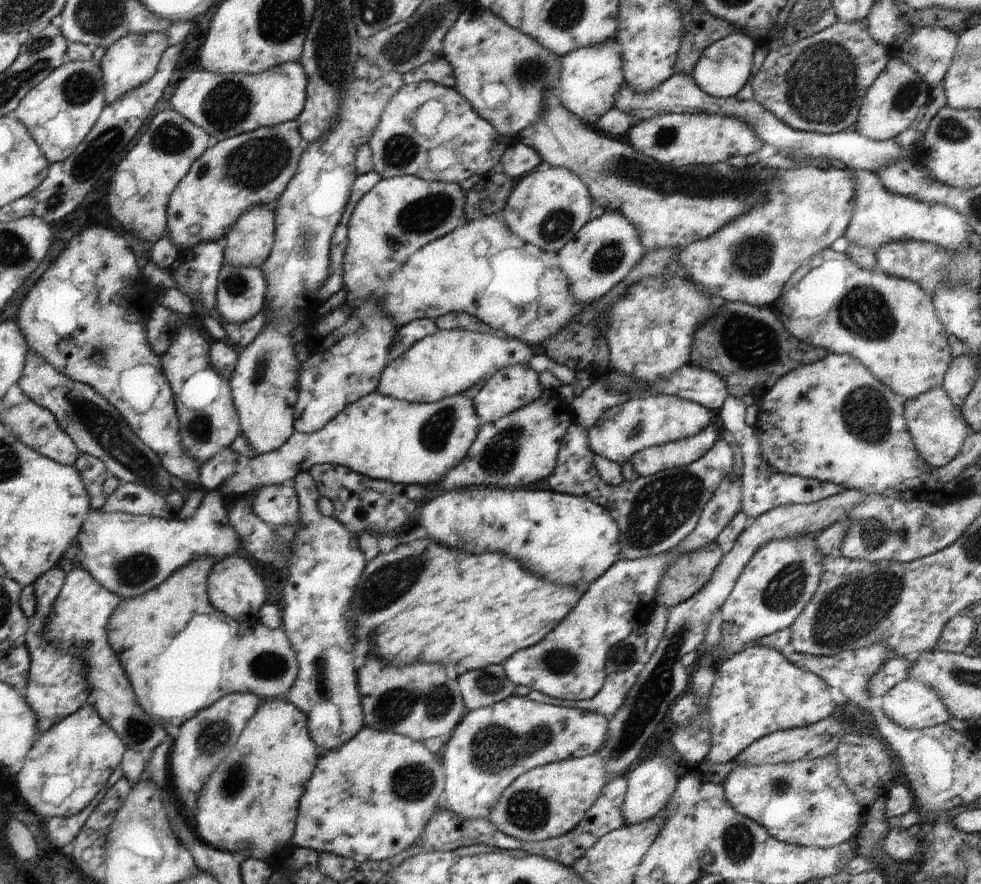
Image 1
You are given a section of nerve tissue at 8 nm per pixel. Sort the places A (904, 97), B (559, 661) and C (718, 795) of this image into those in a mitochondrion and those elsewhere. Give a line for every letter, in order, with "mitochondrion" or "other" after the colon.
A: mitochondrion
B: mitochondrion
C: other

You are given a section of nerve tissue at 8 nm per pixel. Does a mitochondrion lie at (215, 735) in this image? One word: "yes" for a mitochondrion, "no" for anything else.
yes

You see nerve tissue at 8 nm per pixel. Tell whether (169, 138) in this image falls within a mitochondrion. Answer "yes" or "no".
yes

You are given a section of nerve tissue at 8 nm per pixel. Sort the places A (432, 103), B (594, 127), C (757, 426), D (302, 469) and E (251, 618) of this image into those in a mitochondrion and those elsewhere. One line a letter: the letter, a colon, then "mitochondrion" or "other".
A: other
B: other
C: other
D: other
E: other

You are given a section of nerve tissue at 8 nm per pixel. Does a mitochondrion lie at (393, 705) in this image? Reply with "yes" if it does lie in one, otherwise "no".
yes

